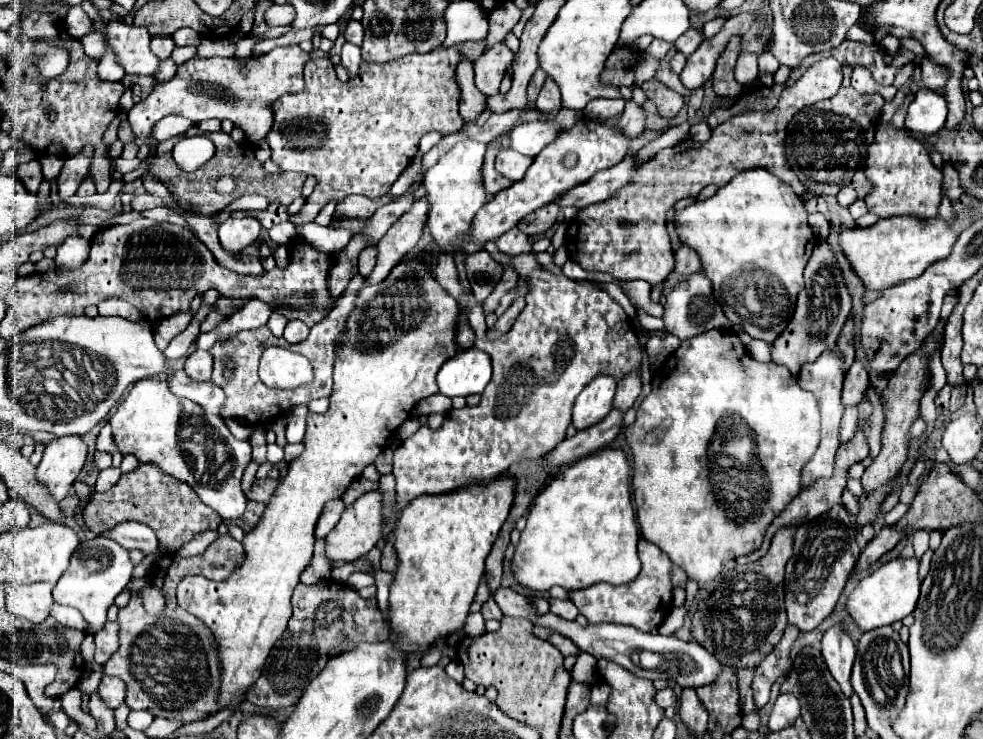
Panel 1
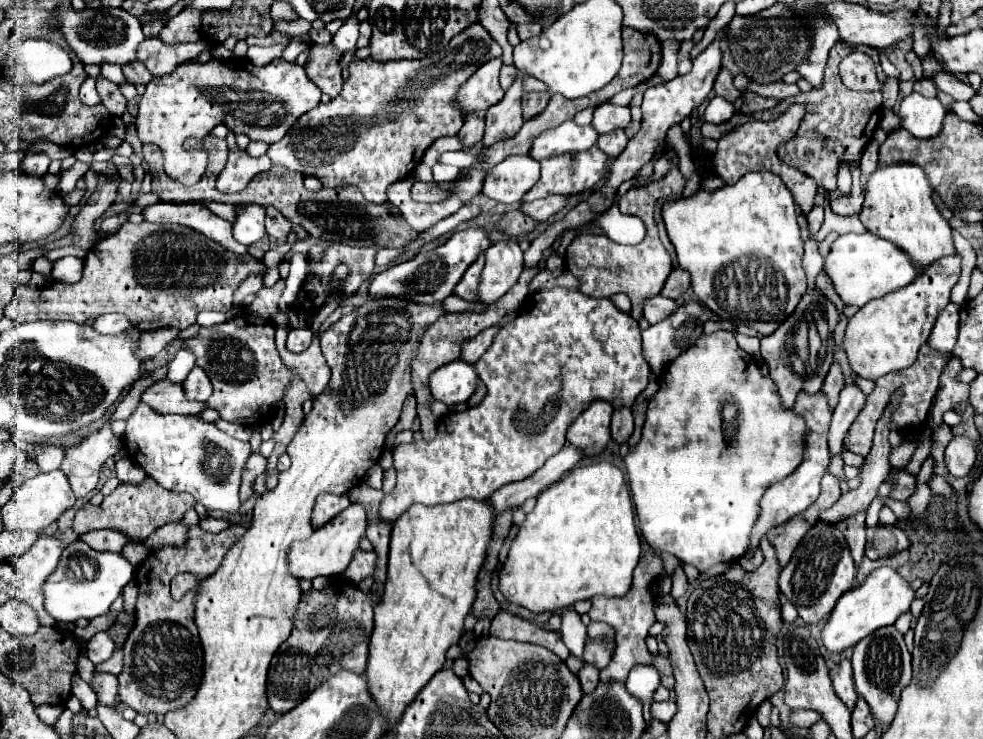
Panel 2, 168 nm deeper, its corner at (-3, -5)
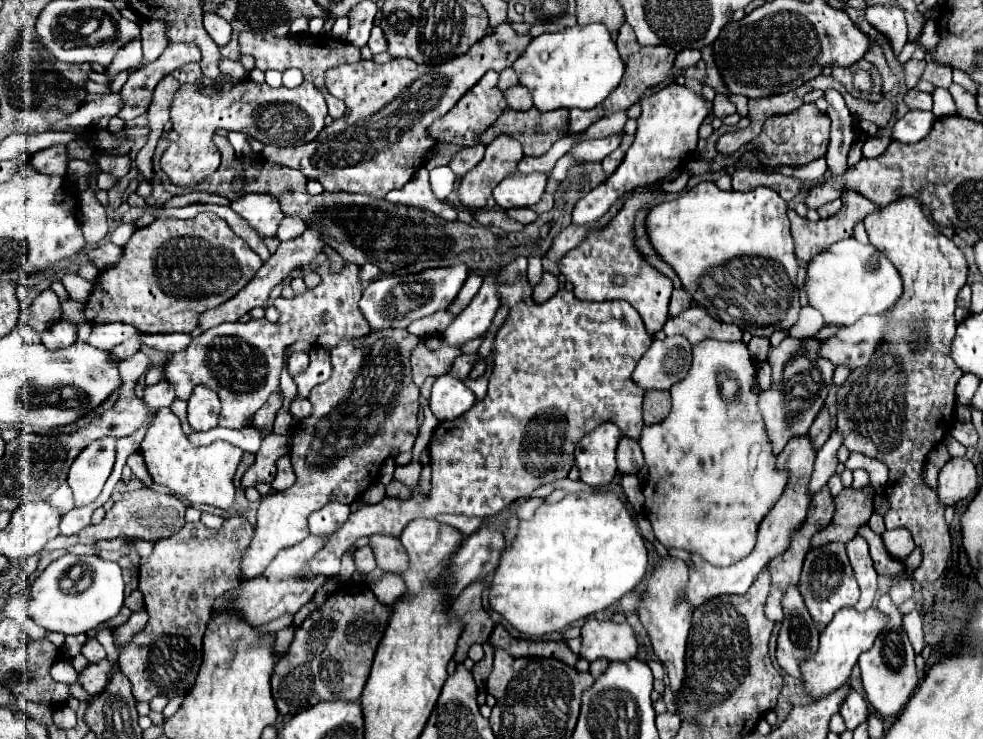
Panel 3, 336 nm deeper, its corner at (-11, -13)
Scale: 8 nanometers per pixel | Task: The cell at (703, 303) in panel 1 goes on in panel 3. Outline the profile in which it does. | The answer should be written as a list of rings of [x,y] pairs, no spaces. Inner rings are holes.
[[[671,336],[671,338],[663,338],[663,340],[653,340],[651,348],[639,360],[639,364],[633,372],[633,380],[645,390],[651,390],[651,388],[669,390],[673,384],[683,380],[683,376],[687,376],[689,366],[691,366],[691,342],[687,338]]]

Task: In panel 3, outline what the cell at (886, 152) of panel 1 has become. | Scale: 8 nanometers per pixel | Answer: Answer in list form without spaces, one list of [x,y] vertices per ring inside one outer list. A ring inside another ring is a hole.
[[[901,196],[899,200],[879,206],[865,220],[865,230],[869,234],[869,242],[883,252],[899,270],[903,278],[903,296],[895,302],[895,306],[887,312],[891,322],[915,324],[915,328],[925,328],[925,344],[923,352],[919,352],[919,360],[911,360],[911,352],[907,352],[907,344],[903,344],[903,336],[891,336],[879,352],[875,352],[875,360],[867,368],[857,368],[851,372],[849,380],[837,390],[837,430],[843,432],[843,446],[849,452],[861,452],[869,458],[877,458],[889,464],[889,482],[885,486],[885,494],[889,498],[891,510],[885,516],[887,530],[907,528],[911,530],[915,544],[923,550],[923,562],[913,572],[919,582],[937,580],[949,560],[951,554],[951,534],[945,522],[945,506],[939,502],[937,492],[927,488],[921,482],[921,470],[927,454],[943,442],[943,438],[951,432],[955,424],[955,386],[963,376],[961,368],[951,358],[951,340],[955,336],[957,320],[955,320],[955,298],[957,292],[967,284],[967,260],[965,254],[953,244],[951,238],[941,234],[923,214],[921,202],[913,196]]]

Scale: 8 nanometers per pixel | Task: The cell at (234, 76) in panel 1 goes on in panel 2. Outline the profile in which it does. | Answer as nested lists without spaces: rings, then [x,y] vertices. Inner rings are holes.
[[[211,58],[205,64],[179,64],[171,74],[153,78],[145,94],[139,100],[137,134],[141,142],[153,142],[163,150],[165,174],[179,182],[197,182],[205,174],[207,154],[185,152],[185,140],[193,138],[201,142],[217,124],[225,124],[235,134],[247,134],[251,140],[265,140],[267,144],[279,142],[293,126],[299,116],[315,108],[321,100],[321,90],[307,78],[303,66],[285,60],[273,60],[267,66],[253,66],[249,60],[217,60]]]

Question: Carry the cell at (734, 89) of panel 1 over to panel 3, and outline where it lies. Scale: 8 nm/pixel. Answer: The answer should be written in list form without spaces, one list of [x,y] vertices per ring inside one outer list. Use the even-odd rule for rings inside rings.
[[[717,94],[713,100],[713,112],[715,112],[715,116],[725,118],[725,116],[735,112],[735,104],[729,100],[727,94]]]

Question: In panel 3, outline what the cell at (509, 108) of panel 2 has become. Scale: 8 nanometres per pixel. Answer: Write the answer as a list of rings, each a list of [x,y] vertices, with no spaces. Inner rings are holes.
[[[499,134],[485,150],[483,160],[463,176],[459,186],[459,200],[469,210],[485,208],[491,190],[503,176],[515,172],[517,162],[523,158],[523,146],[509,134]]]

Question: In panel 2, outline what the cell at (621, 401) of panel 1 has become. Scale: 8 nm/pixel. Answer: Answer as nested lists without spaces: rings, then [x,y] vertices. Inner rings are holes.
[[[617,408],[611,420],[611,438],[617,444],[625,444],[633,434],[633,414],[631,408]]]

